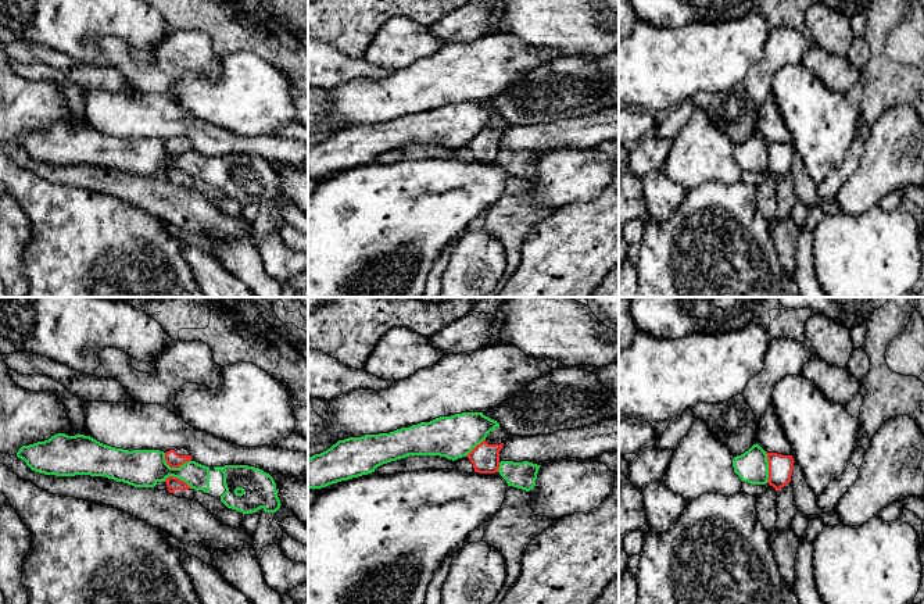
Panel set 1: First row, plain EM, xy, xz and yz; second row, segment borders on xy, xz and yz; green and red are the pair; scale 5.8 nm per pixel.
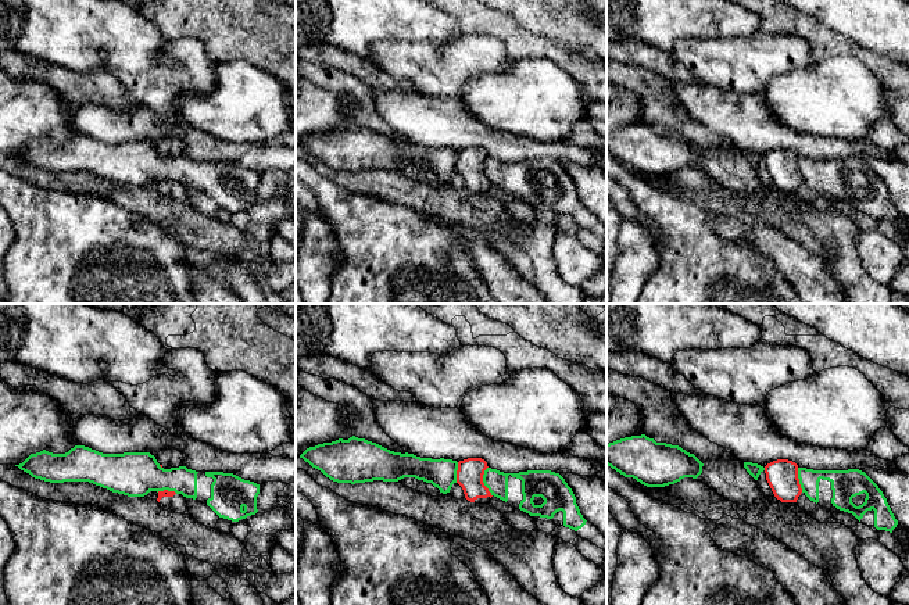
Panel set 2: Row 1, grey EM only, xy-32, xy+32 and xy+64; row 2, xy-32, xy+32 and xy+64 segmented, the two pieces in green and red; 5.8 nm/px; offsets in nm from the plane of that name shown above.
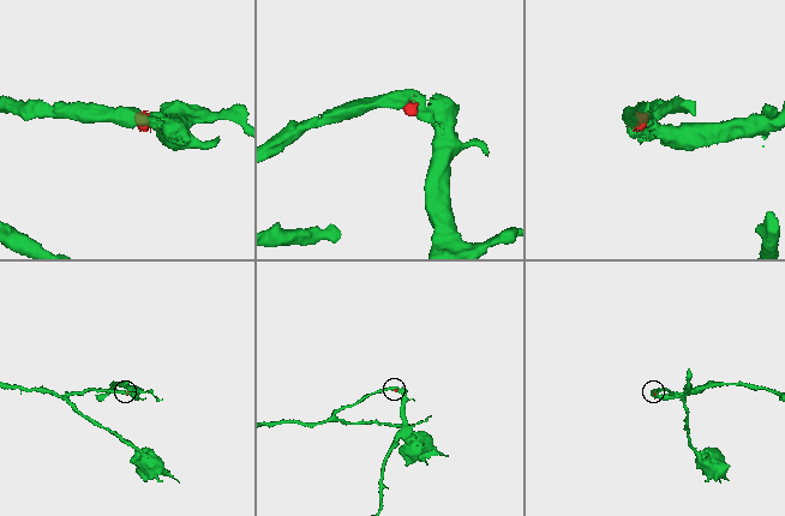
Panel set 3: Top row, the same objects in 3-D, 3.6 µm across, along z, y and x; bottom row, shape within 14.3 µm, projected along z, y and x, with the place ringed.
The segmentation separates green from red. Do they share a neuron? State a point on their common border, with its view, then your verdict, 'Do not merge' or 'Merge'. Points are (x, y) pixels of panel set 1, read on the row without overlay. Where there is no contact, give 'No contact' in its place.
Touches green at xy (174, 157). Do not merge

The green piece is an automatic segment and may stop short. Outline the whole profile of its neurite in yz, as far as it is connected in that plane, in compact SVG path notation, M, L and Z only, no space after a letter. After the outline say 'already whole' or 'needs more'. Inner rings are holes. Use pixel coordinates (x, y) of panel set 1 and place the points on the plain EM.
M758 132L744 143L734 146L733 156L742 171L766 174L769 169L767 143Z; already whole

